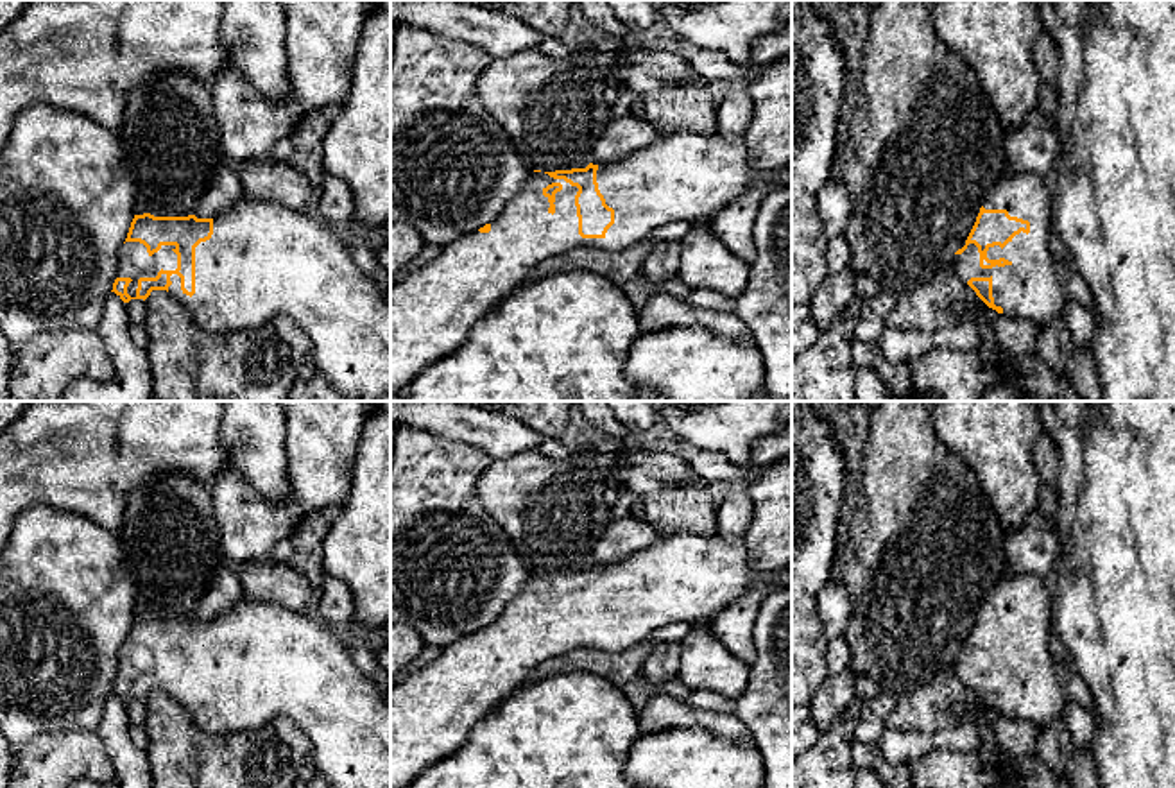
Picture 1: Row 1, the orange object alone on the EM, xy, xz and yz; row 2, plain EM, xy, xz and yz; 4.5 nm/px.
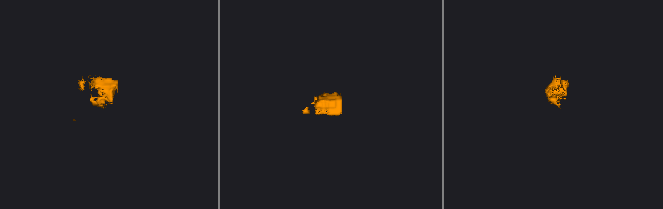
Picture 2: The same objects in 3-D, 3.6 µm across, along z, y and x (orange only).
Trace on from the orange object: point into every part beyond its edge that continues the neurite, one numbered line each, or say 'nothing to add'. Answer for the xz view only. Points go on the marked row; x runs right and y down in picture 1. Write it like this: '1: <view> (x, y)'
1: xz (688, 176)

